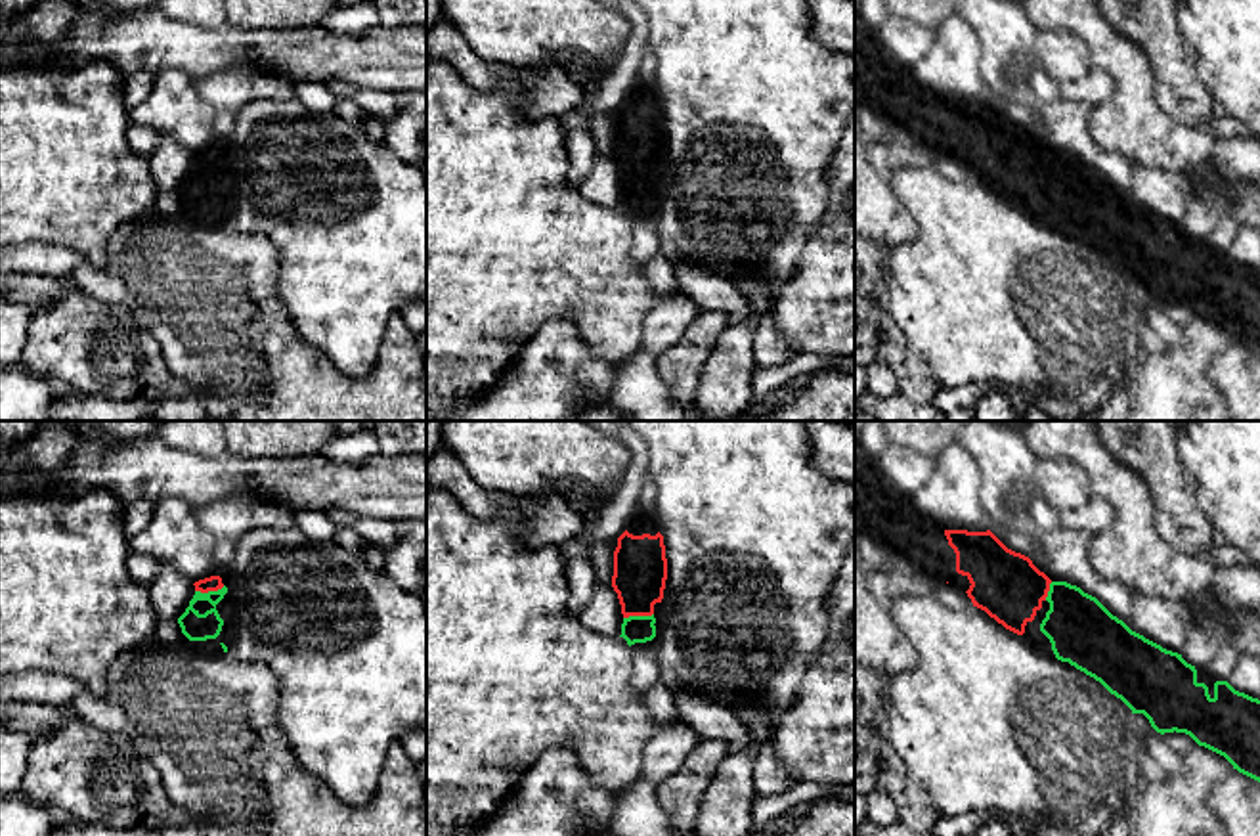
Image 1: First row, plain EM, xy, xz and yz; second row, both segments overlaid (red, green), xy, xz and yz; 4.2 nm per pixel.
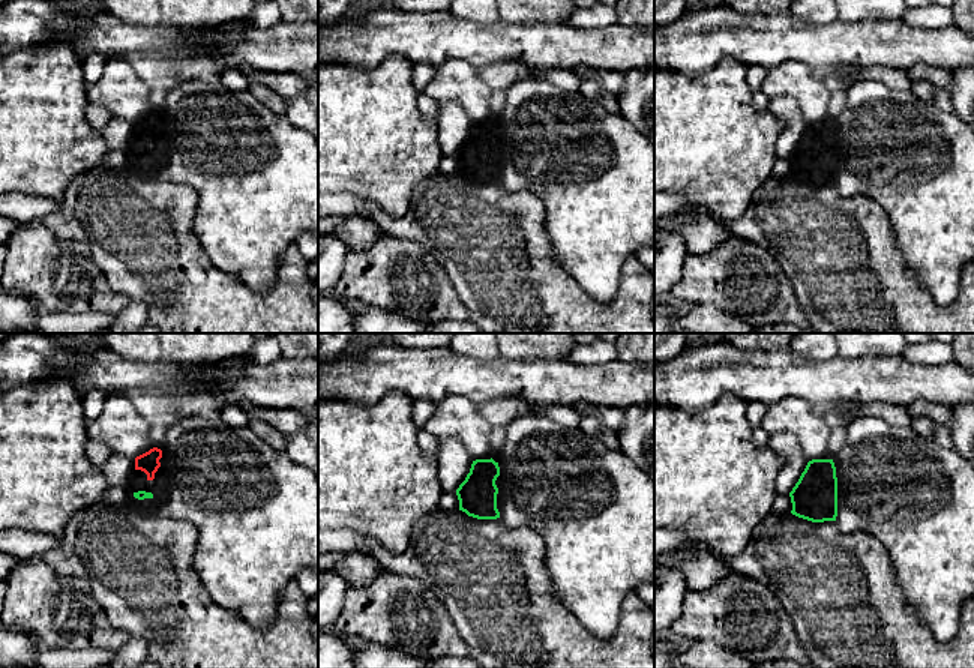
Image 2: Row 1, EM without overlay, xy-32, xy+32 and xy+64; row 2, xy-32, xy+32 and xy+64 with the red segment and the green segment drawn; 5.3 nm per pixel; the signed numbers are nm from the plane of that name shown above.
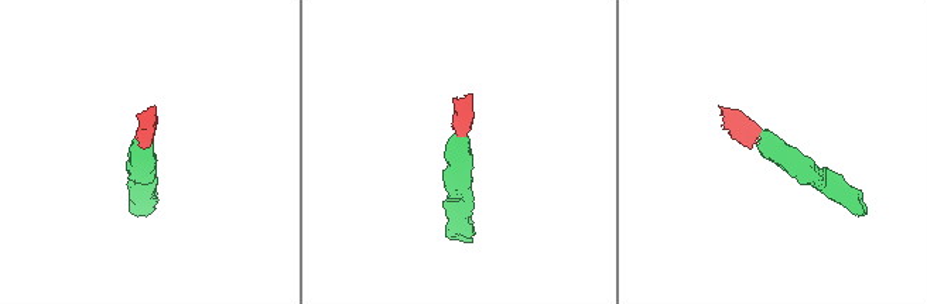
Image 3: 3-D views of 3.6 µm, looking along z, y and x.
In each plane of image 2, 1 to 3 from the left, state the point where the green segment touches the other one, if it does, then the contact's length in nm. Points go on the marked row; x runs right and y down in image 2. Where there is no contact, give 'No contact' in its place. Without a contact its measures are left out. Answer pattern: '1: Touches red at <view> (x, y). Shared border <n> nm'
1: No contact
2: No contact
3: No contact

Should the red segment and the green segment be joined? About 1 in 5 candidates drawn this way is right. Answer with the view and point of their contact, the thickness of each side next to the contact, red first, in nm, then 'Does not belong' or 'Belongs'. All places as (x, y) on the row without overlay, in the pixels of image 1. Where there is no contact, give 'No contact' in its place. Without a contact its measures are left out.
Touches red at xz (637, 186). Thickness 220 nm (red) against 110 nm. Belongs

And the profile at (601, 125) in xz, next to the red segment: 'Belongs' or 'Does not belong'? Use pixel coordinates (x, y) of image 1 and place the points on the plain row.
Does not belong

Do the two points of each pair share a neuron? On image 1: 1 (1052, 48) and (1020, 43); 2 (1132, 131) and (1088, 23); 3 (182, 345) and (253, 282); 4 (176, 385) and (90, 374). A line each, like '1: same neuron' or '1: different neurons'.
1: different neurons
2: same neuron
3: same neuron
4: same neuron

